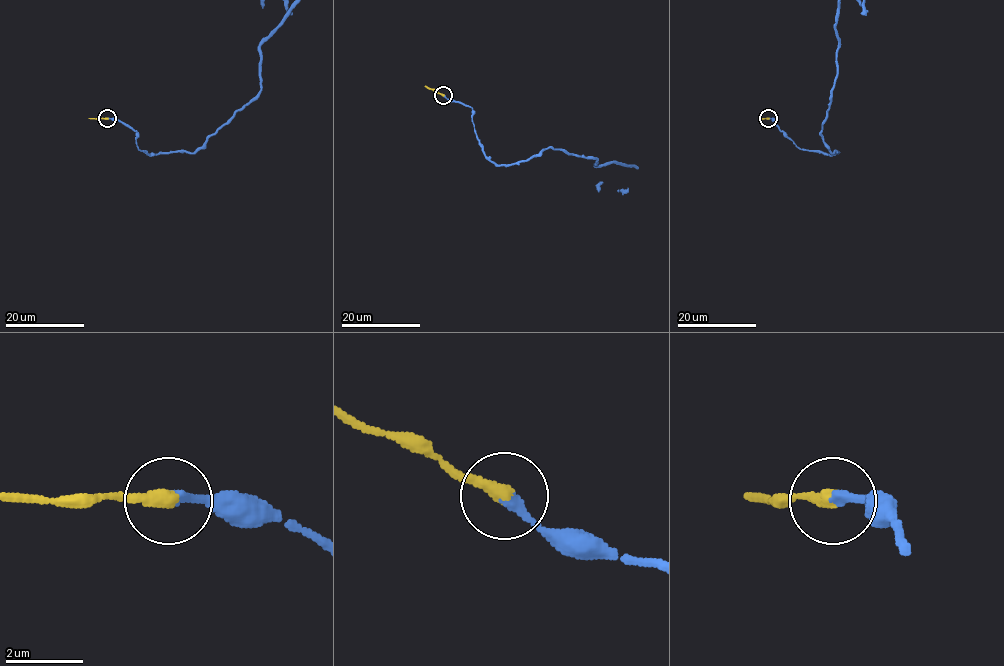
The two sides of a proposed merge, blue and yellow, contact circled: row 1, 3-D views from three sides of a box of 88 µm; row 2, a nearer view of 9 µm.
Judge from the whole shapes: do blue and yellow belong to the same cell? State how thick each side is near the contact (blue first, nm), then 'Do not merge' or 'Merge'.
Thickness 280 nm (blue) against 380 nm. Merge

